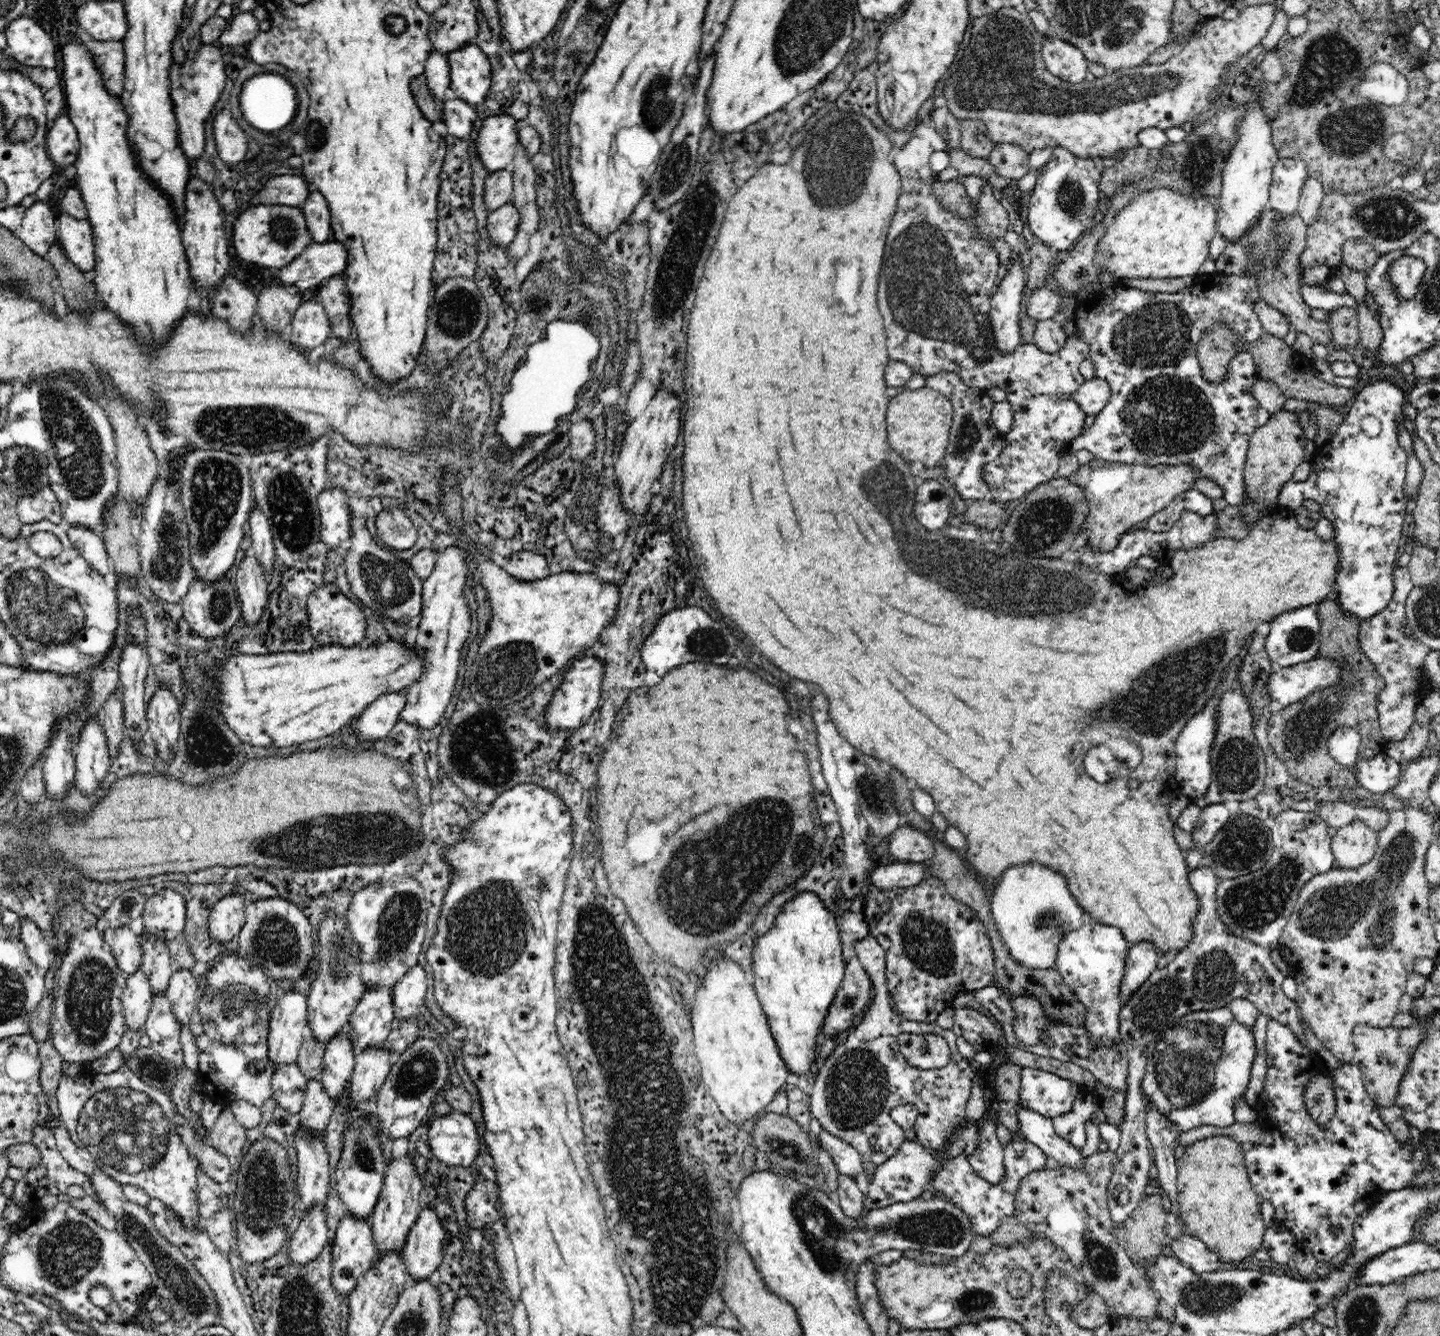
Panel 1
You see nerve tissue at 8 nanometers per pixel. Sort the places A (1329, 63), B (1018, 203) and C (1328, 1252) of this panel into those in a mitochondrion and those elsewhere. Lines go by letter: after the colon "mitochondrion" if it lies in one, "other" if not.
A: mitochondrion
B: other
C: other

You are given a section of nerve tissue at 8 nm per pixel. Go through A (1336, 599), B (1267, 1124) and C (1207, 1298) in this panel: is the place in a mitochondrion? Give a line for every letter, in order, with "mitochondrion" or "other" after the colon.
A: other
B: other
C: mitochondrion

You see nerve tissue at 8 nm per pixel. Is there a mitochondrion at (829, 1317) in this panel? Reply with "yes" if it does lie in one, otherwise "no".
no

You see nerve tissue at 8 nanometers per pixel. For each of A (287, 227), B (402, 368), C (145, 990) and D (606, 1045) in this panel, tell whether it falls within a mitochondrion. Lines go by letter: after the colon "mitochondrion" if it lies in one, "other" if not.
A: mitochondrion
B: other
C: other
D: mitochondrion

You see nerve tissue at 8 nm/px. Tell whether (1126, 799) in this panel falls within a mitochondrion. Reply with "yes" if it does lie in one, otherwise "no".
no

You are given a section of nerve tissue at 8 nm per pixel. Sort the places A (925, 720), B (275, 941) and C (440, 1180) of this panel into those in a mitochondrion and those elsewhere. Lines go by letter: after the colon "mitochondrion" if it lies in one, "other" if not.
A: other
B: mitochondrion
C: other

